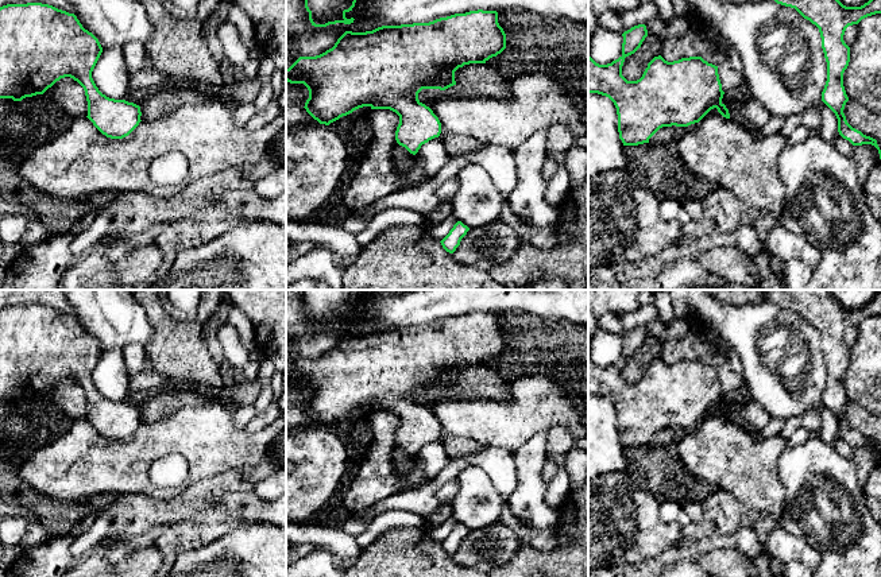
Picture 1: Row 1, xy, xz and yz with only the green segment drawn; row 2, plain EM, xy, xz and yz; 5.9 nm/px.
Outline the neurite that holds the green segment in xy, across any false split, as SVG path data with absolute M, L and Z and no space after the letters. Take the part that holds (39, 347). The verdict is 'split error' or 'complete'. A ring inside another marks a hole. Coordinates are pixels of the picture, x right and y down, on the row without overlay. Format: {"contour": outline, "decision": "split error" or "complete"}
{"contour": "M27 305L0 309L0 400L22 403L43 396L57 383L70 379L85 392L88 421L107 439L123 441L142 423L140 408L103 396L92 373L103 355L98 341L85 332L74 315L49 306Z", "decision": "complete"}

